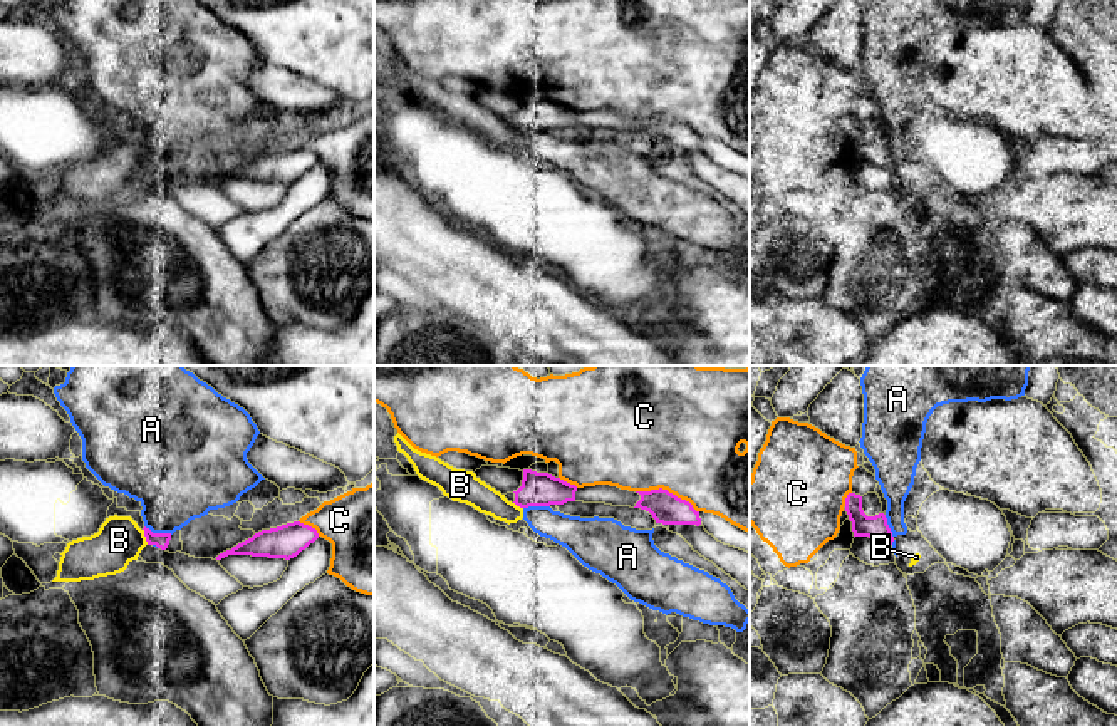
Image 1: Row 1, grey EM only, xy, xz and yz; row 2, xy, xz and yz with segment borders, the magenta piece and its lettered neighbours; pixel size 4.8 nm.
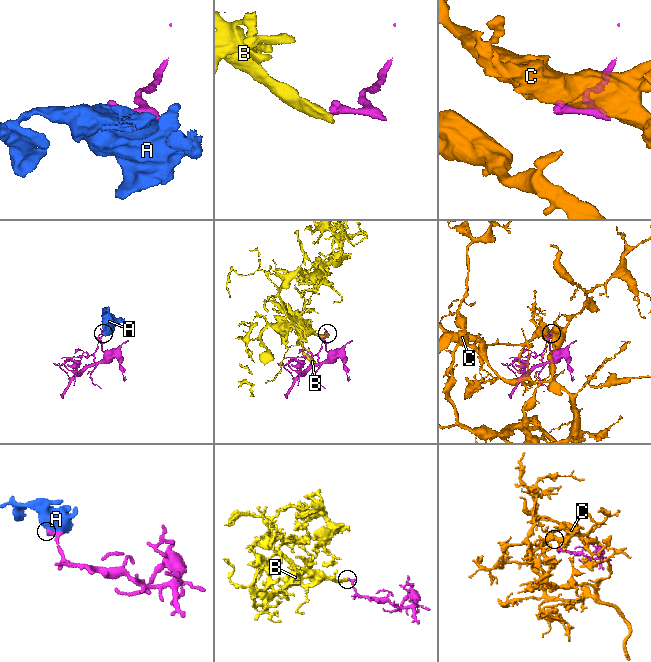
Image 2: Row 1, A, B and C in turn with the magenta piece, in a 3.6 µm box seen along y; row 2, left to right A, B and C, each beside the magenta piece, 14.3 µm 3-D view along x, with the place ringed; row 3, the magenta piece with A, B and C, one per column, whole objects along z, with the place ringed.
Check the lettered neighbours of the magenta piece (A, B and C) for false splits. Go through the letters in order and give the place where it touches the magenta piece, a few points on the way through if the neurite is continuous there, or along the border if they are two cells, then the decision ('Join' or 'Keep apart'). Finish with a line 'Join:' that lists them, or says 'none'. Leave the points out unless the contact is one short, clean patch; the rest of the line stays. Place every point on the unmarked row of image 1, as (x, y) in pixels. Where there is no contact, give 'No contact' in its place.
A: Touches magenta at xy (158, 158). Keep apart
B: Touches magenta at xy (145, 160). Keep apart
C: Touches magenta at xz (666, 114). Keep apart
Join: none

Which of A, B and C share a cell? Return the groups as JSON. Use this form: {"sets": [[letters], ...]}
{"sets": [["A", "B"], ["C"]]}

